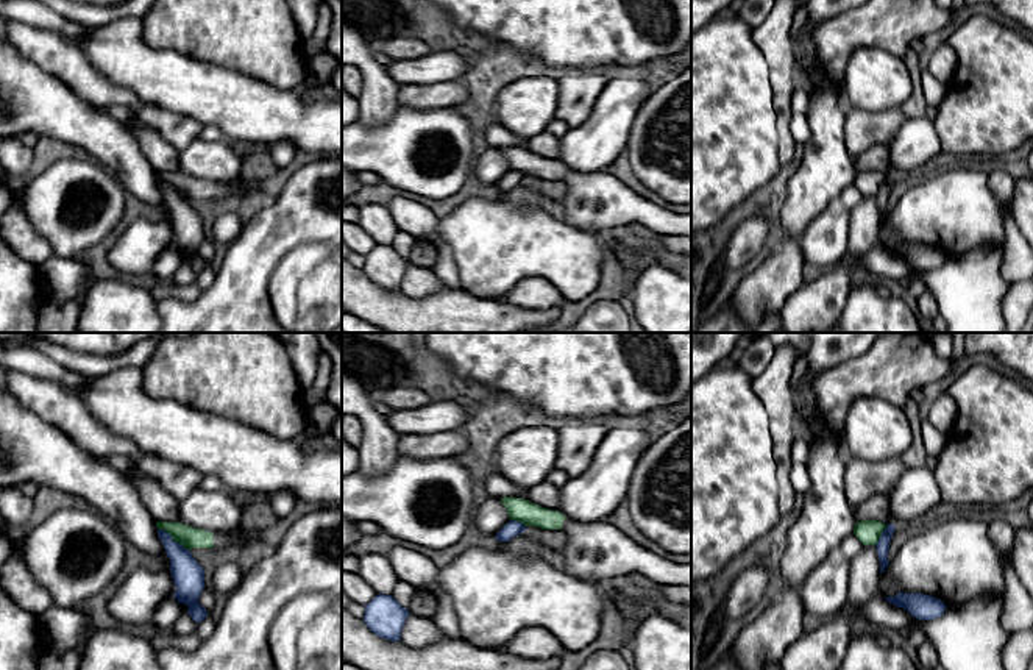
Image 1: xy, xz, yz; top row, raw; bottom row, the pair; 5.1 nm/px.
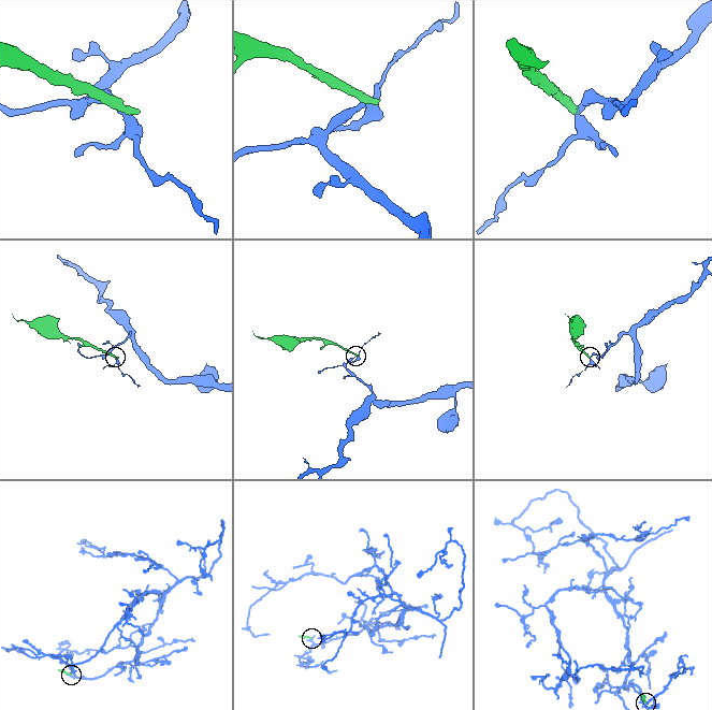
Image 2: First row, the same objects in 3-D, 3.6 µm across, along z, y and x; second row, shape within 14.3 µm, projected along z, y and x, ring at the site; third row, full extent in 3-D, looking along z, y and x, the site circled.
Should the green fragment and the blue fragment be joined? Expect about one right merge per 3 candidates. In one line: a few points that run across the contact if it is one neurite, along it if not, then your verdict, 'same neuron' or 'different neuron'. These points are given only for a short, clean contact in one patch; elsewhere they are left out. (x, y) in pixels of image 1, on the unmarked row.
xy (158, 178), (189, 200) | different neuron

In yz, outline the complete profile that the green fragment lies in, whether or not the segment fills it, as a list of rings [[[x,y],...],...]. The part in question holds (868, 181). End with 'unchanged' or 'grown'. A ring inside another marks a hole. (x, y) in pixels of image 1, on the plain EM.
[[[863,170],[855,173],[854,184],[863,195],[877,195],[885,178],[886,175],[882,172]]] | unchanged

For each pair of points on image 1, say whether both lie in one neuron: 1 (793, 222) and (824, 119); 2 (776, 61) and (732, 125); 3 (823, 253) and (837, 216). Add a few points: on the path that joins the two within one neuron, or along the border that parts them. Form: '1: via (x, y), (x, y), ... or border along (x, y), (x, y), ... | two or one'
1: via (807, 197), (824, 174), (824, 144) | one
2: border along (754, 38), (766, 61), (776, 108) | two
3: via (823, 244), (832, 225) | one

